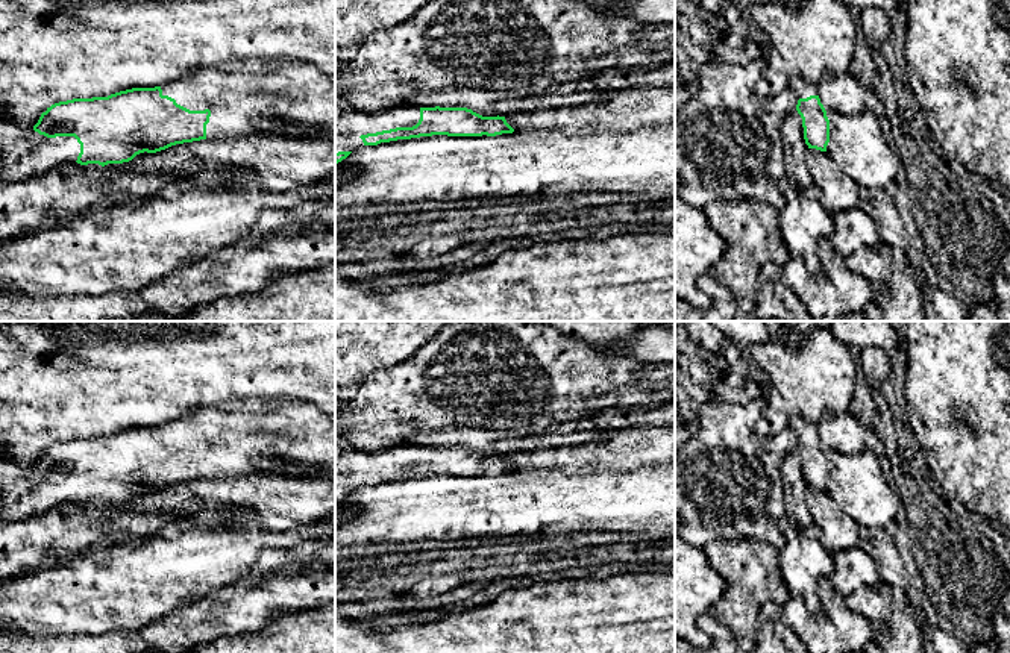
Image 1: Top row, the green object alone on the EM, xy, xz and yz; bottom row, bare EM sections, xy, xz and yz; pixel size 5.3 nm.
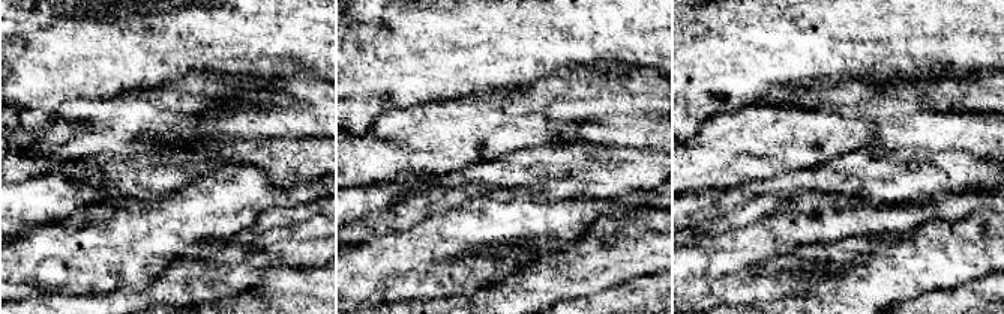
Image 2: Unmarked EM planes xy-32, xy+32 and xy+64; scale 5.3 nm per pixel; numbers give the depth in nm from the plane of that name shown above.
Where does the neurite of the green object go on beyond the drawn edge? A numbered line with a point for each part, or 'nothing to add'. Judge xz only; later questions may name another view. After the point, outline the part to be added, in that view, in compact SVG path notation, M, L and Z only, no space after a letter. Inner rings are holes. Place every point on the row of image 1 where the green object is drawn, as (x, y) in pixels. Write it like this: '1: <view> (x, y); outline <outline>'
1: xz (351, 123); outline M335 94L335 153L353 152L364 145L361 135L396 127L412 127L420 120L419 106L396 106L382 112L356 109Z

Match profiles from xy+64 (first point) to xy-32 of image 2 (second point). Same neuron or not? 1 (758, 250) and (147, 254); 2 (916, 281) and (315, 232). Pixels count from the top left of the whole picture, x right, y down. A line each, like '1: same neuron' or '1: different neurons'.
1: same neuron
2: different neurons

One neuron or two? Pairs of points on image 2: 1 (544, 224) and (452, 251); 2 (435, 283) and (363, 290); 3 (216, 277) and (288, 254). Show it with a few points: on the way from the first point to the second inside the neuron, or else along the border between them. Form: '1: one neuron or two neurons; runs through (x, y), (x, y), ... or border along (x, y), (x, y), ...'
1: one neuron; runs through (521, 226), (505, 227), (474, 242)
2: one neuron; runs through (417, 283), (381, 283)
3: one neuron; runs through (234, 277), (242, 275), (270, 254)

